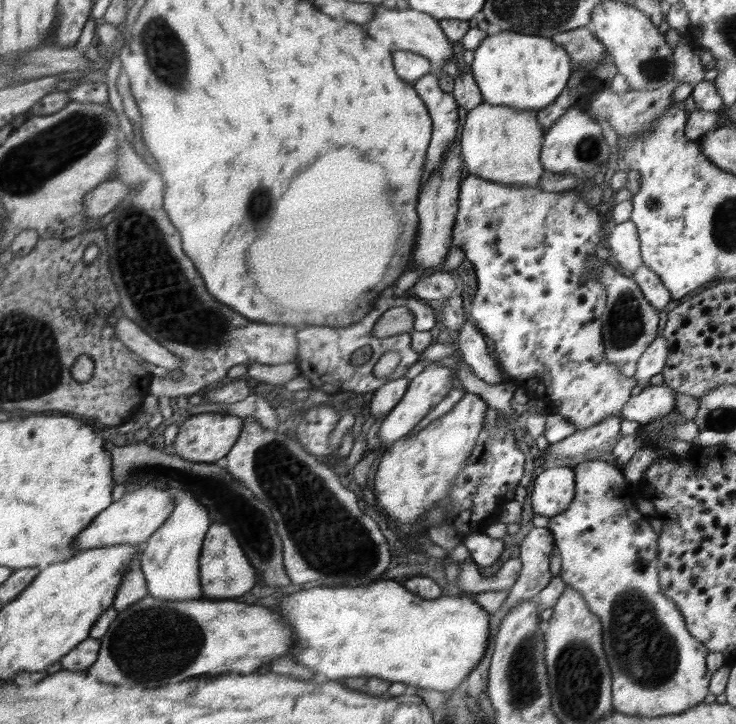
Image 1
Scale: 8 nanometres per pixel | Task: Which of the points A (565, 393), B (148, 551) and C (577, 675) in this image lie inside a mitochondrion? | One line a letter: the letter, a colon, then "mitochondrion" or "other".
A: other
B: other
C: mitochondrion

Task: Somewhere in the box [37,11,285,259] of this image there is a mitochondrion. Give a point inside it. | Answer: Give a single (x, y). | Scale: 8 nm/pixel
(164, 50)

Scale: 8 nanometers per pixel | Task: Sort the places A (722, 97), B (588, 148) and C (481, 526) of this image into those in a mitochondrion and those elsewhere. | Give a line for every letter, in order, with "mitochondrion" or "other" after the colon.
A: other
B: mitochondrion
C: other

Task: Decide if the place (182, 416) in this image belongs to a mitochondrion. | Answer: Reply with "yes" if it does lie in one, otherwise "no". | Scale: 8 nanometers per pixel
no

